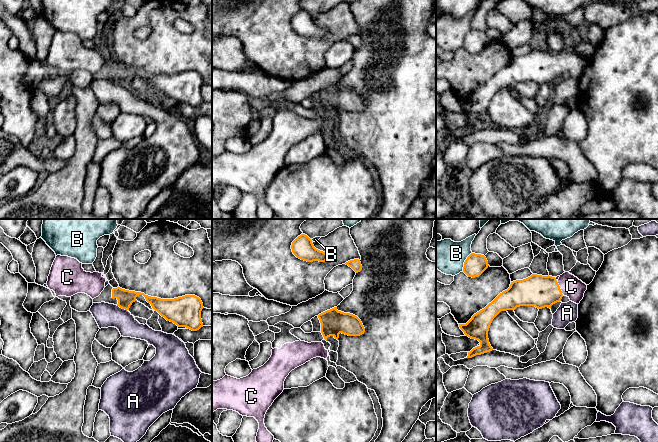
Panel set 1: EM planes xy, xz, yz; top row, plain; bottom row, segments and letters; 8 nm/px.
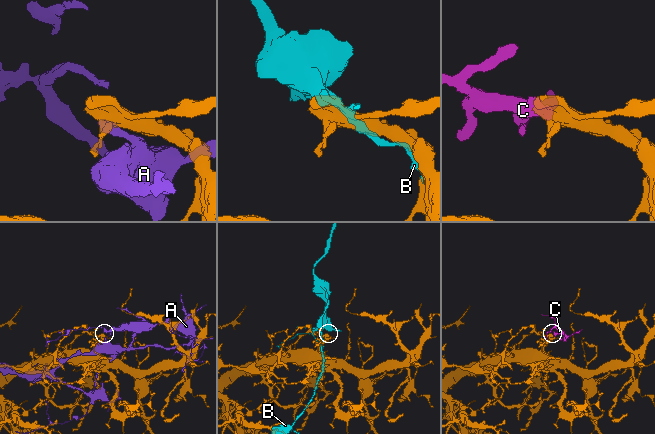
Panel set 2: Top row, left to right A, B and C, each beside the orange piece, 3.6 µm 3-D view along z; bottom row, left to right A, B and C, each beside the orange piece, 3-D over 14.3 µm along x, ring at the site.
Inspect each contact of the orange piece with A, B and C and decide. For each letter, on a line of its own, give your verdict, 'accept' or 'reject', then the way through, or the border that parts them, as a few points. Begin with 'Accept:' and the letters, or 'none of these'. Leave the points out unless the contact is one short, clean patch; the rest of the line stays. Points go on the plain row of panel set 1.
Accept: C
A: reject
B: reject
C: accept; way yz (540, 67), (554, 67), (559, 64), (571, 62)

